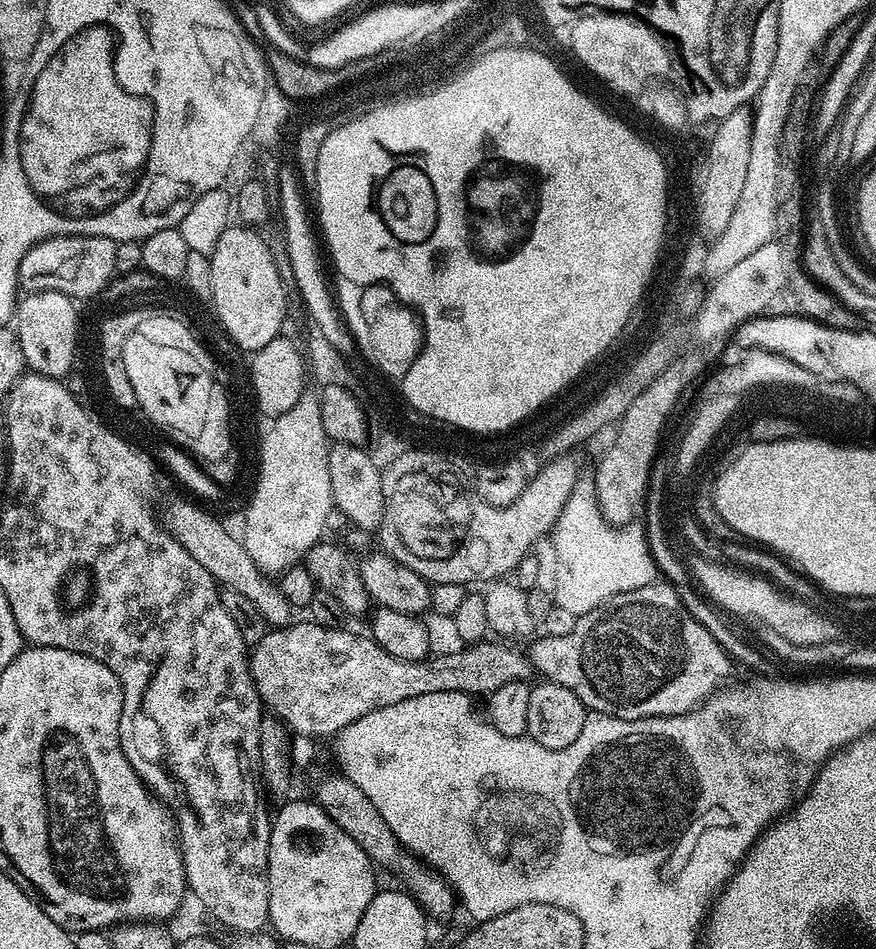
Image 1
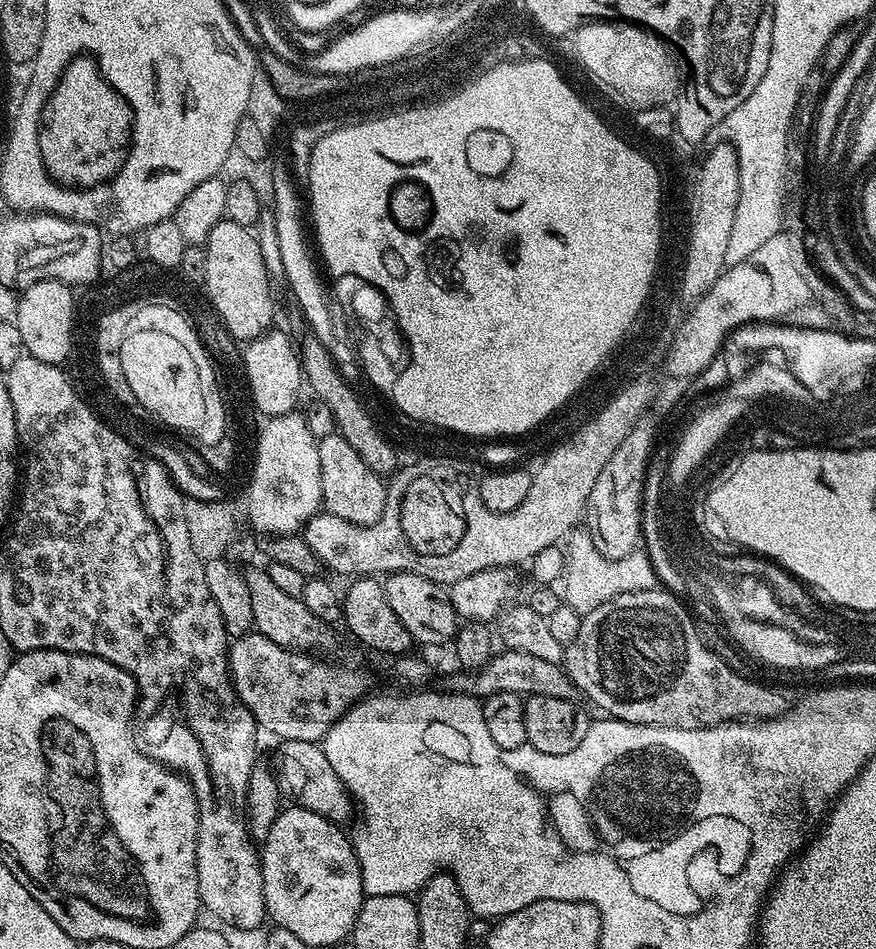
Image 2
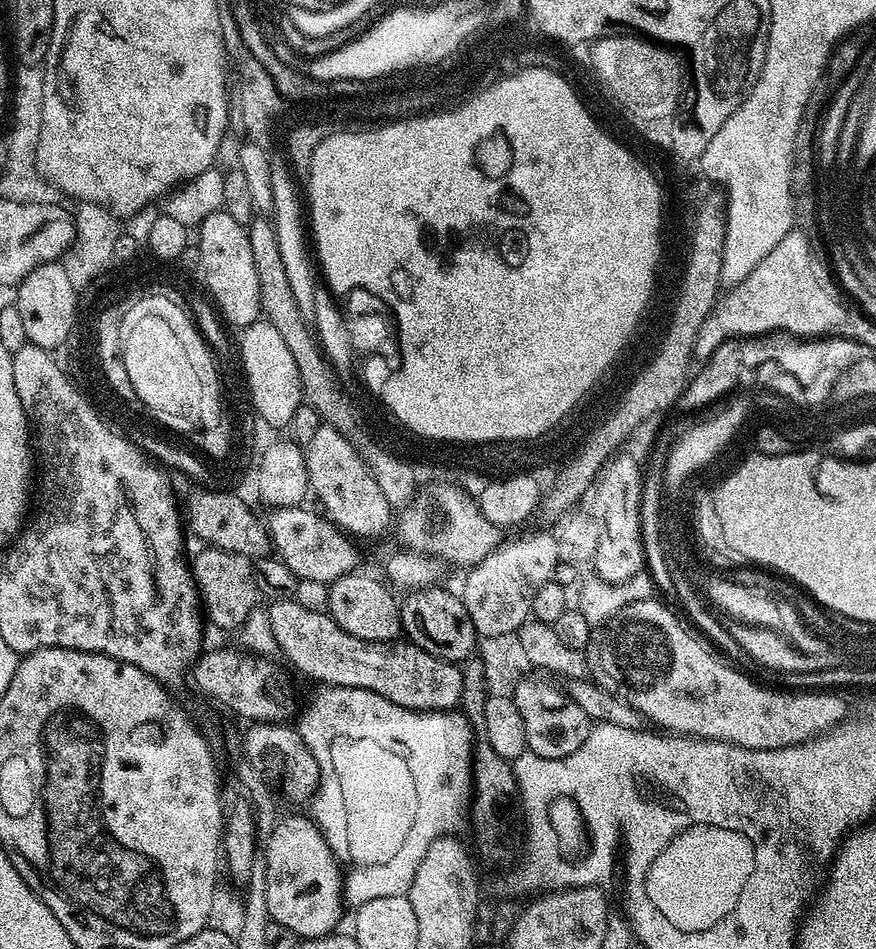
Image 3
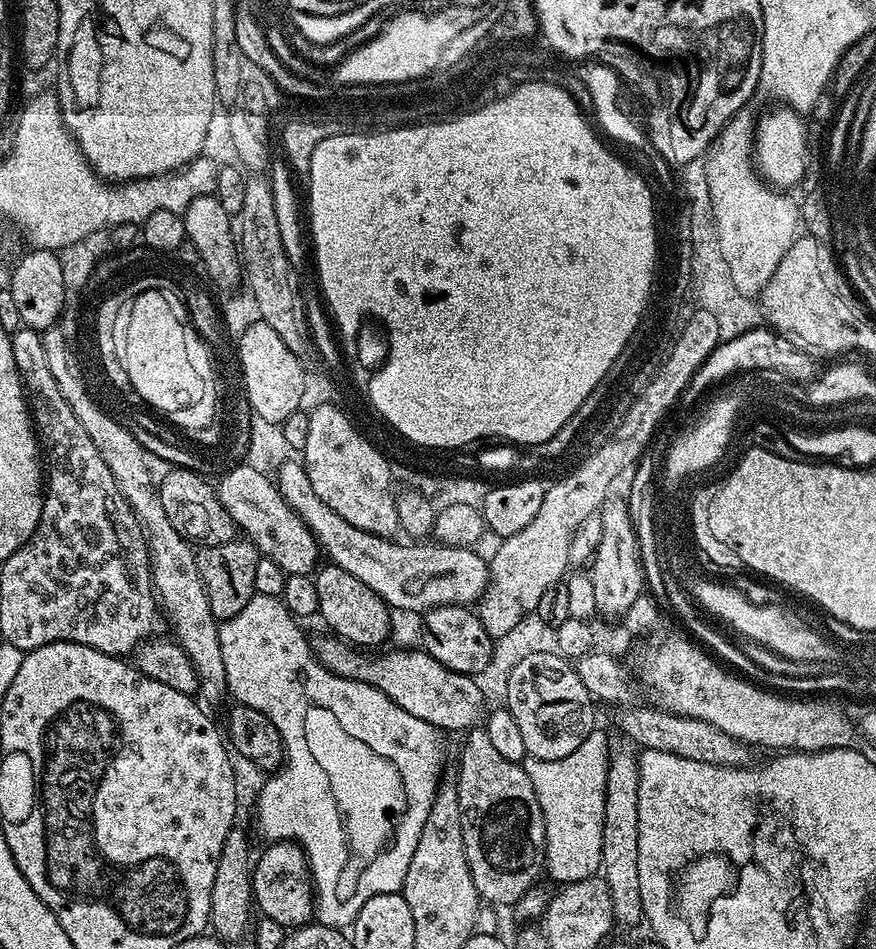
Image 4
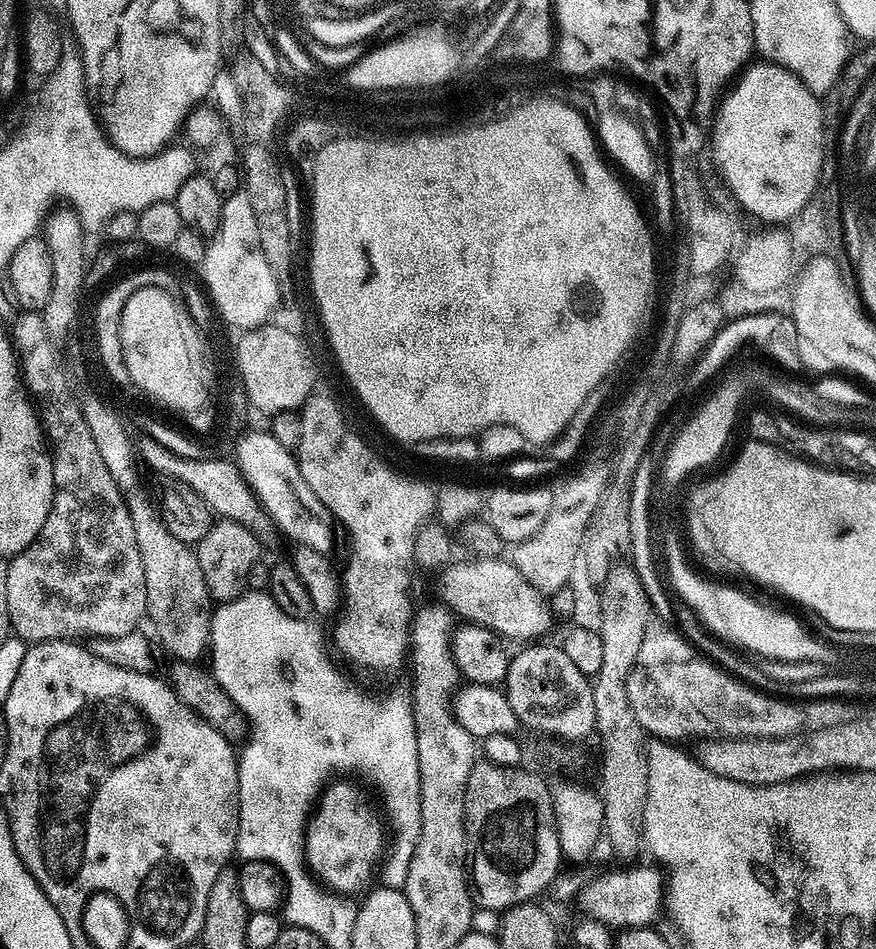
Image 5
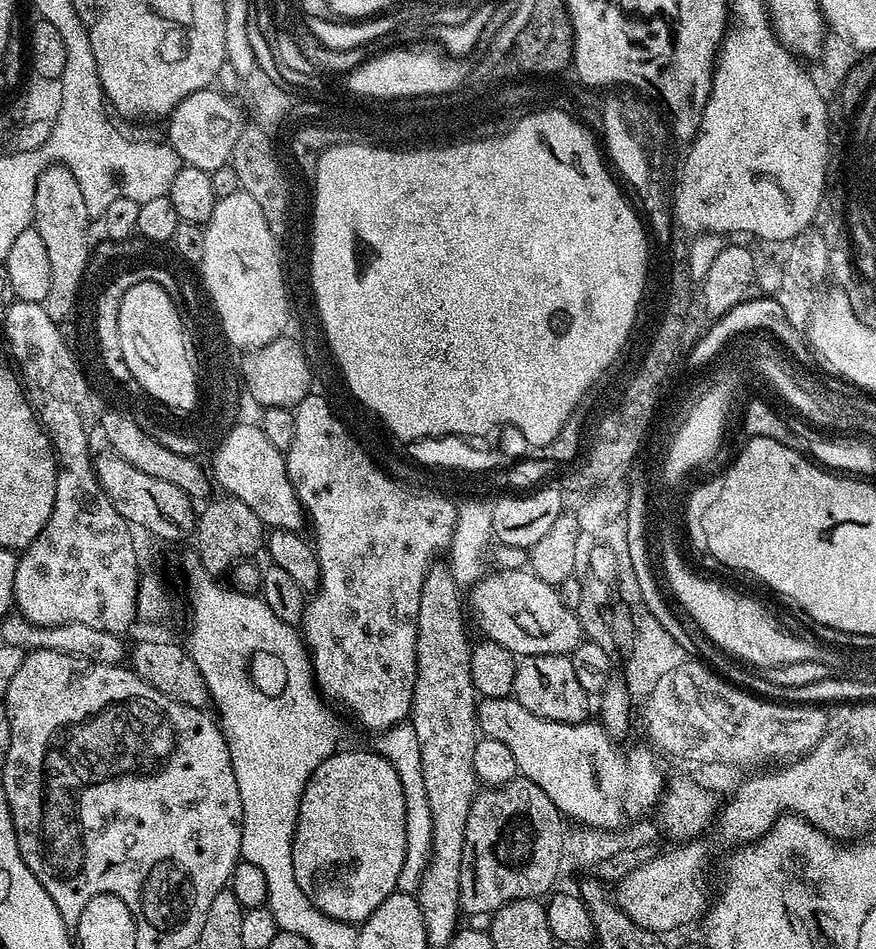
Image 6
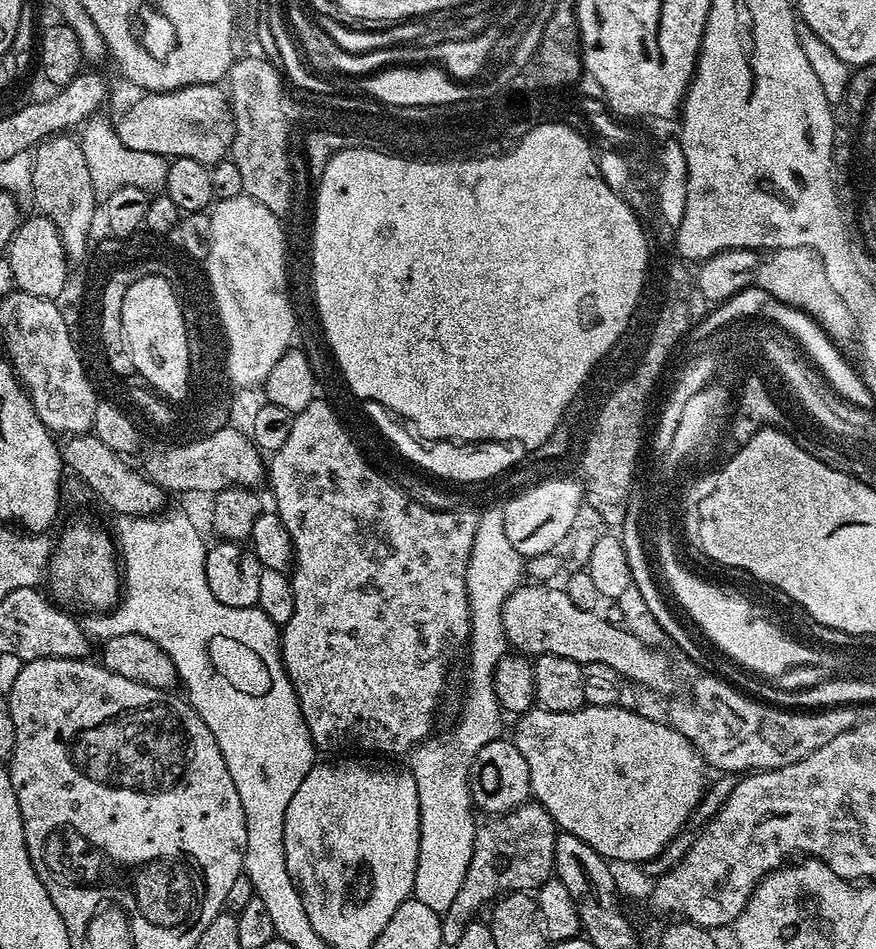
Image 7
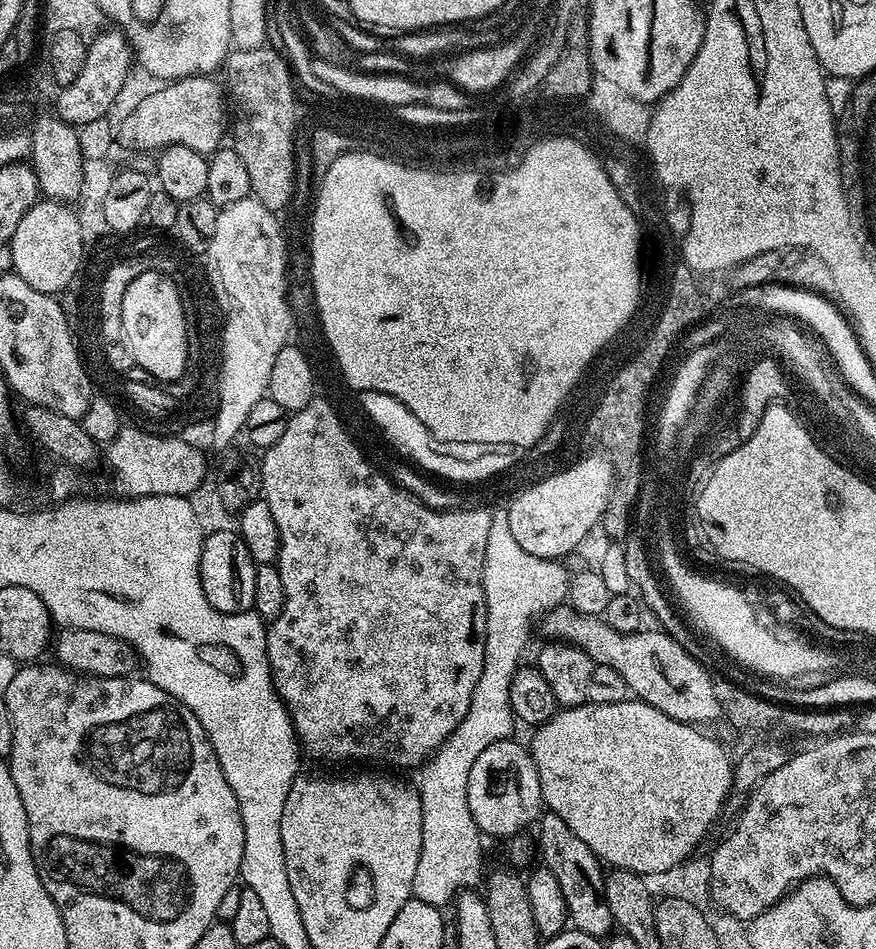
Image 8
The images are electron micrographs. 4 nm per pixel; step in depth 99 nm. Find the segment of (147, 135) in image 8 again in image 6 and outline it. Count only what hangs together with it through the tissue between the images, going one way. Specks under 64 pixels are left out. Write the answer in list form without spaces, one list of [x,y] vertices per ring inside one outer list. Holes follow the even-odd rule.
[[[207,88],[202,91],[192,92],[169,113],[166,123],[168,123],[167,143],[179,154],[183,163],[196,169],[204,169],[211,172],[219,166],[231,161],[234,146],[237,145],[238,138],[241,137],[242,127],[240,126],[240,114],[235,101],[226,98],[216,88]]]

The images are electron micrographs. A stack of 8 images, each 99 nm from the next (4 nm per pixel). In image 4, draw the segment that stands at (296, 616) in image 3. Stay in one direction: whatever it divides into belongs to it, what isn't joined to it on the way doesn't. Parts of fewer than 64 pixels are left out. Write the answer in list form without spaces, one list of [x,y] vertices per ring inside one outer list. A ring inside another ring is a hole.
[[[323,635],[318,637],[317,640],[311,641],[312,651],[322,662],[322,666],[326,666],[331,672],[342,678],[366,682],[370,686],[382,690],[386,694],[386,698],[390,698],[398,706],[402,706],[402,710],[406,710],[406,714],[414,714],[414,718],[422,718],[422,722],[432,724],[437,730],[443,730],[445,733],[447,733],[446,731],[460,732],[459,734],[467,733],[468,729],[477,727],[485,719],[485,700],[481,690],[478,690],[478,686],[475,685],[473,677],[442,666],[442,662],[435,660],[428,652],[423,650],[417,650],[417,652],[384,652],[381,656],[372,656],[376,654],[369,654],[335,635]]]

